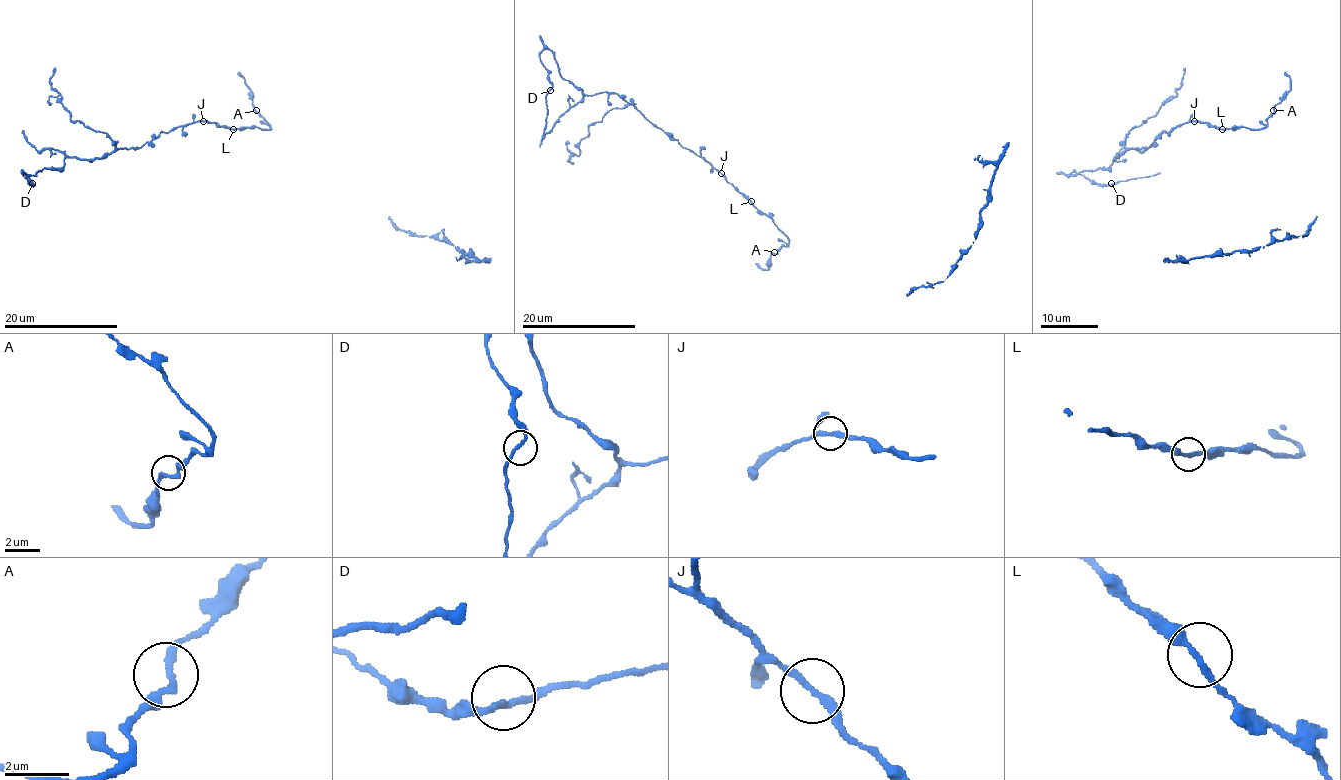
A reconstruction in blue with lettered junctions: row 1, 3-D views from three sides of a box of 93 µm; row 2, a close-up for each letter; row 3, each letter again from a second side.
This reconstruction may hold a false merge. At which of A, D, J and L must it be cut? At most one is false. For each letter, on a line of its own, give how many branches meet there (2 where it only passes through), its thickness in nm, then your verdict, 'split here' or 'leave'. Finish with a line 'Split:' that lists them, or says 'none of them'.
A: branches 2; calibre 200 nm; leave
D: branches 2; calibre 180 nm; leave
J: branches 2; calibre 240 nm; split here
L: branches 2; calibre 240 nm; leave
Split: J

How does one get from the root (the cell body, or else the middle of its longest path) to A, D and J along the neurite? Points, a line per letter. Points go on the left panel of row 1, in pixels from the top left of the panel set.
A: (240, 127), (270, 129), (256, 110)
D: (240, 127), (192, 122), (139, 147), (22, 172), (32, 183)
J: (240, 127), (227, 129), (203, 120)

